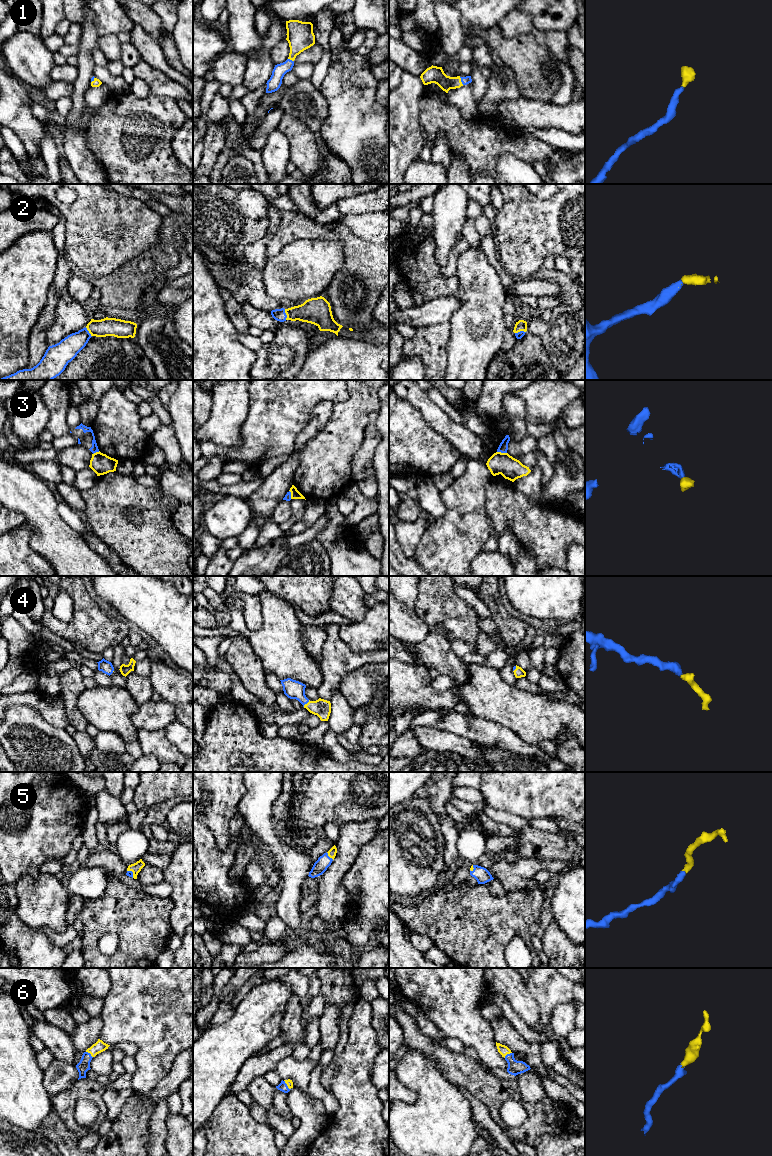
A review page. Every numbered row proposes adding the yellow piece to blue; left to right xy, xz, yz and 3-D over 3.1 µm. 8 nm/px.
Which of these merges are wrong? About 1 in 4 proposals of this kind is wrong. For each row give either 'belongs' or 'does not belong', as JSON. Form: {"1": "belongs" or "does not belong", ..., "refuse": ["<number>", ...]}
{"1": "belongs", "2": "belongs", "3": "does not belong", "4": "belongs", "5": "belongs", "6": "belongs", "refuse": ["3"]}

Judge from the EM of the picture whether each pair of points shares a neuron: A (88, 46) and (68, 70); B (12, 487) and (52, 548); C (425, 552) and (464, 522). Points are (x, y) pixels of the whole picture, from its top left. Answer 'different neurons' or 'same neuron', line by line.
A: different neurons
B: same neuron
C: same neuron

